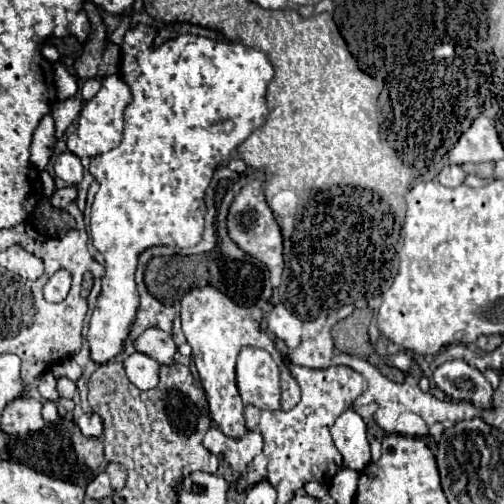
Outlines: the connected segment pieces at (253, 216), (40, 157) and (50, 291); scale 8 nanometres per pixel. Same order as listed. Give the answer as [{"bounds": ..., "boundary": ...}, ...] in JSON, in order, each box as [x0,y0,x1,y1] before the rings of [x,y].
[{"bounds":[228,180,282,286],"boundary":[[[252,180],[250,184],[246,184],[242,188],[242,192],[236,196],[236,200],[230,206],[230,214],[228,214],[228,232],[230,238],[250,256],[258,258],[260,262],[264,262],[272,274],[272,284],[280,286],[280,276],[282,276],[282,234],[280,234],[280,226],[272,216],[272,210],[268,208],[266,200],[264,200],[264,188],[258,180]]]},{"bounds":[30,112,54,170],"boundary":[[[48,112],[38,124],[34,132],[32,148],[30,148],[30,162],[38,170],[46,168],[52,154],[52,144],[54,144],[54,118],[52,118],[52,112]]]},{"bounds":[44,270,72,302],"boundary":[[[58,270],[52,274],[44,286],[44,298],[48,302],[62,302],[70,290],[72,284],[72,274],[68,270]]]}]

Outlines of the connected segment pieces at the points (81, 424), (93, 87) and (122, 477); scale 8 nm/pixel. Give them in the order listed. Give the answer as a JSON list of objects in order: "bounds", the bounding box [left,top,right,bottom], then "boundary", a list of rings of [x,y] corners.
[{"bounds":[76,414,102,436],"boundary":[[[82,414],[76,420],[76,424],[84,436],[100,436],[102,434],[102,418],[98,414]]]},{"bounds":[82,80,100,102],"boundary":[[[86,80],[84,82],[84,86],[82,86],[82,98],[84,98],[84,102],[90,102],[94,96],[96,96],[96,92],[100,90],[100,82],[98,80]]]},{"bounds":[106,462,126,490],"boundary":[[[112,462],[112,464],[108,464],[106,474],[110,476],[110,482],[112,482],[114,490],[122,490],[122,486],[126,484],[126,468],[116,464],[116,462]]]}]

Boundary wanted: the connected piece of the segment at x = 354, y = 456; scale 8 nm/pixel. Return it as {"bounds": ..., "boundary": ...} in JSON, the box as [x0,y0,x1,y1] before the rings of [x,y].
{"bounds":[330,408,370,472],"boundary":[[[350,408],[336,418],[330,432],[338,452],[344,458],[344,466],[356,472],[364,470],[364,466],[370,462],[370,448],[366,440],[364,420]]]}

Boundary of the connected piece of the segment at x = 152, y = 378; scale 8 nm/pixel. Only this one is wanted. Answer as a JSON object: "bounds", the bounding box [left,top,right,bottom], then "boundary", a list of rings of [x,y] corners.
{"bounds":[124,352,160,392],"boundary":[[[136,352],[124,360],[124,368],[126,368],[126,376],[138,390],[148,392],[158,386],[160,364],[154,358],[150,358],[142,352]]]}

